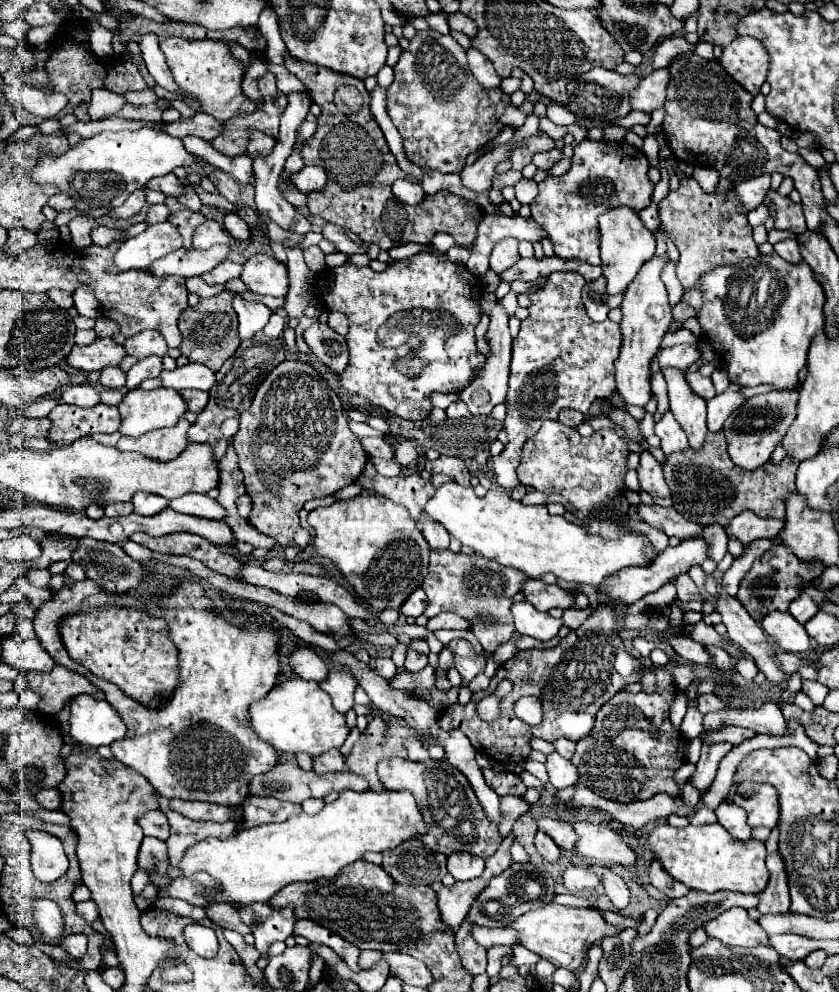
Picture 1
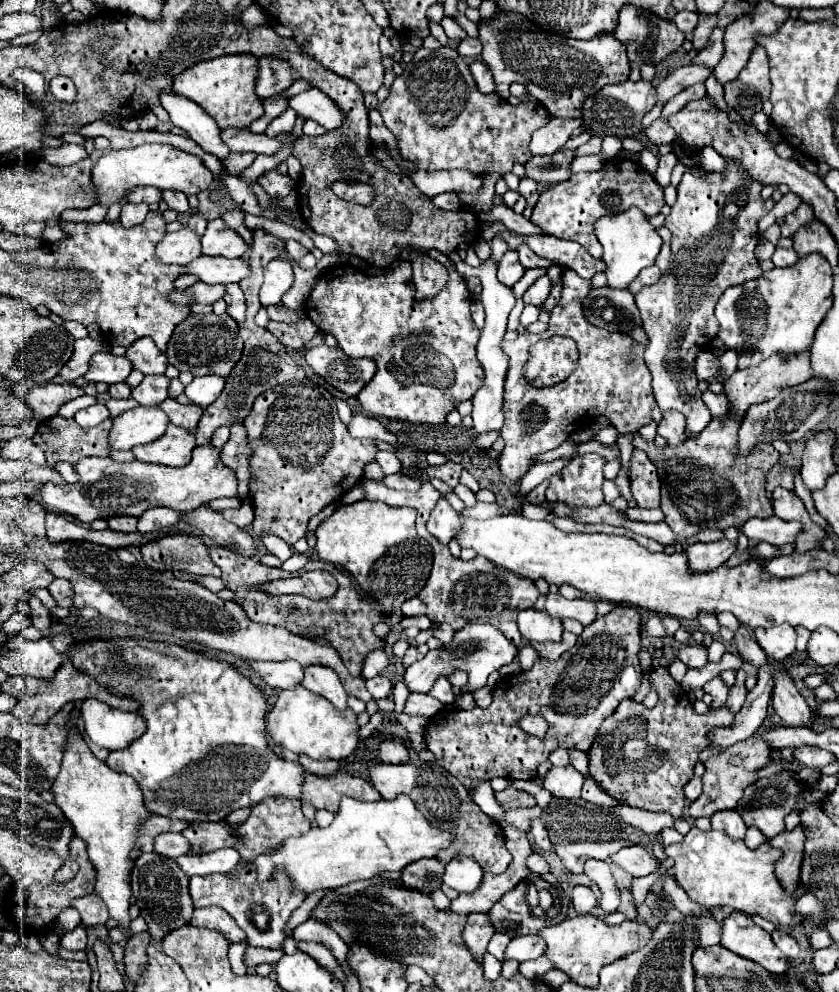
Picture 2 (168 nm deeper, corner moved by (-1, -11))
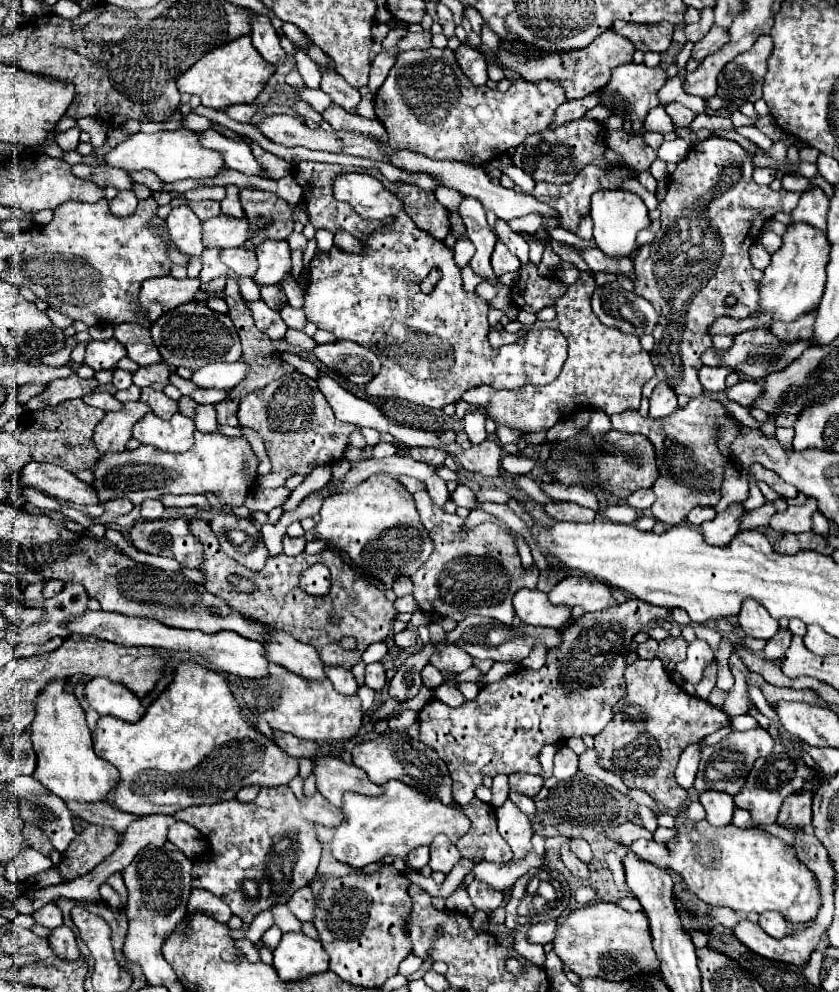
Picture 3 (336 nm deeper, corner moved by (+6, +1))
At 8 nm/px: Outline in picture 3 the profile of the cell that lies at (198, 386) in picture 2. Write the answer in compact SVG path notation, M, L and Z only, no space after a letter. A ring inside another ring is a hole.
M243 361L237 363L209 363L197 369L191 381L201 389L231 389L247 375Z

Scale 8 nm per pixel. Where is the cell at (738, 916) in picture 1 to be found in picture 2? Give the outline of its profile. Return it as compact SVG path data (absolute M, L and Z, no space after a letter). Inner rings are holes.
M732 911L724 919L722 929L722 945L734 953L738 953L744 959L750 959L758 965L762 965L766 971L774 975L784 975L790 969L788 959L780 955L778 947L770 939L770 933L766 933L762 927L758 927L750 915Z

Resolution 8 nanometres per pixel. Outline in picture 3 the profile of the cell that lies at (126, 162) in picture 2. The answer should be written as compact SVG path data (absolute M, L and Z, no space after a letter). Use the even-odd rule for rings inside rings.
M189 129L175 131L157 131L157 133L135 133L125 143L117 145L113 151L105 155L105 165L125 169L125 171L141 171L149 169L157 173L165 183L181 181L181 179L203 179L215 177L219 169L225 165L217 151L209 151L197 143L197 135Z

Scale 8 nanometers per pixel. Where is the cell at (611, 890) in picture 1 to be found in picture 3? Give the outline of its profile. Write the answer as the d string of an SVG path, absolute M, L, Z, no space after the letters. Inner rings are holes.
M579 837L571 839L571 851L573 851L583 863L591 863L591 859L593 859L591 847L589 847L589 843L587 843L585 839L579 839Z

